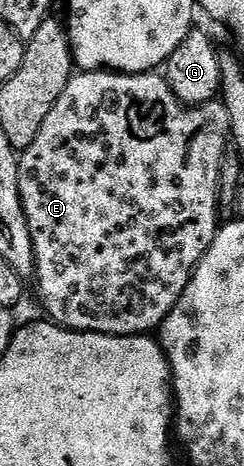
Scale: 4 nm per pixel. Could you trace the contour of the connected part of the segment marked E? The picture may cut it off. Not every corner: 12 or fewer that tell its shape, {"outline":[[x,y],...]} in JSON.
{"outline":[[81,71],[17,161],[58,327],[160,328],[225,106]]}

